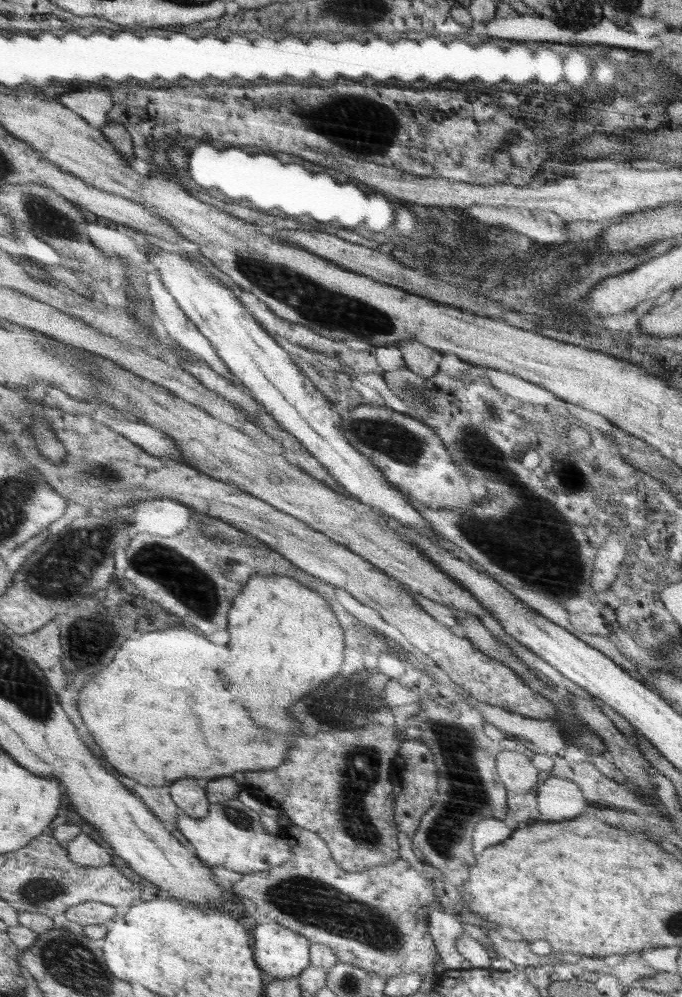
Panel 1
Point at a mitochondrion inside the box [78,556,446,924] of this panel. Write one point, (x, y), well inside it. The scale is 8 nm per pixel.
(353, 817)

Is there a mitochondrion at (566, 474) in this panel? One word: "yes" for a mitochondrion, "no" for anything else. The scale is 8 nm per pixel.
yes

